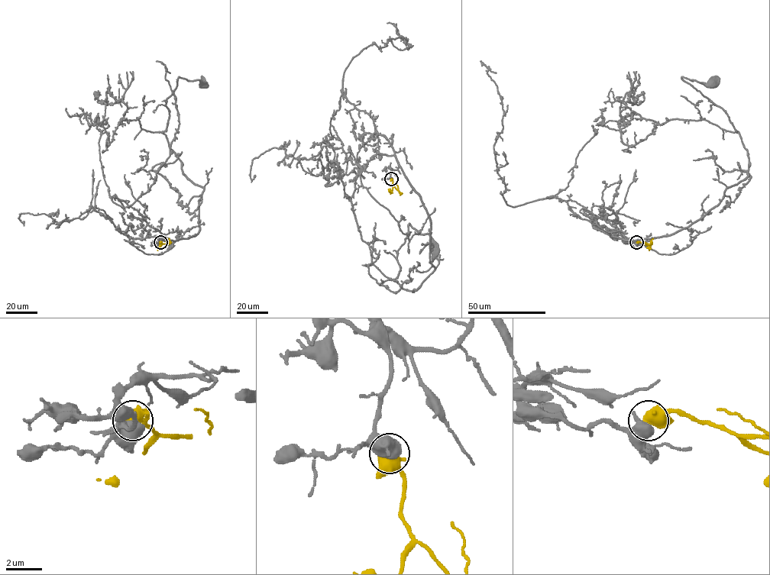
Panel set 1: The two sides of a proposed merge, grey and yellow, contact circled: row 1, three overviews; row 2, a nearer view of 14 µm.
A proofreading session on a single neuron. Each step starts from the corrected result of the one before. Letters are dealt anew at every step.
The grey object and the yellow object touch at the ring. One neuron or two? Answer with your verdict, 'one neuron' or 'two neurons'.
one neuron

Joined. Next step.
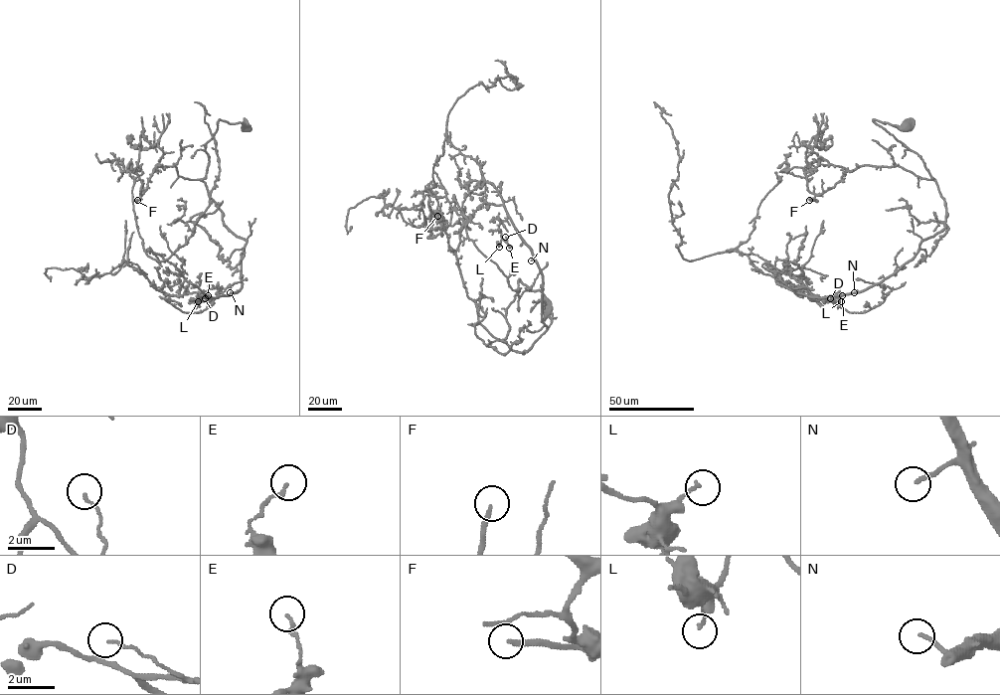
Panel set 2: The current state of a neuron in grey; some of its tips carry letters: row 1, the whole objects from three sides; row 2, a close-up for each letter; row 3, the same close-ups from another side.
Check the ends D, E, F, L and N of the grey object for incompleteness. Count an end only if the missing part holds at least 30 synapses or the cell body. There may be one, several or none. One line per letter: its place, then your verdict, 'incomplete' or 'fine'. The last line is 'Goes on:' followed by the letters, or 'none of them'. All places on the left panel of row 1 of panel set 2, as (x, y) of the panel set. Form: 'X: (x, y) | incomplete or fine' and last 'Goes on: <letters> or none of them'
D: (205, 298) | fine
E: (208, 295) | fine
F: (137, 200) | incomplete
L: (198, 301) | fine
N: (230, 292) | incomplete
Goes on: F, N

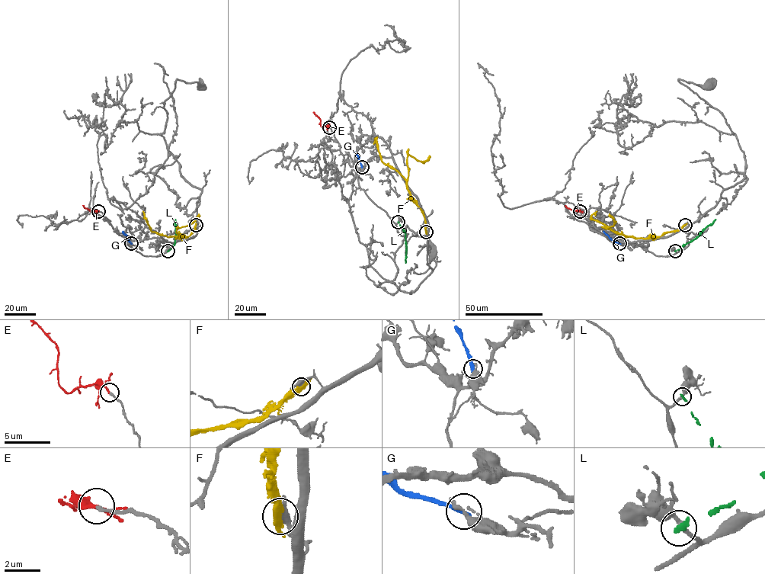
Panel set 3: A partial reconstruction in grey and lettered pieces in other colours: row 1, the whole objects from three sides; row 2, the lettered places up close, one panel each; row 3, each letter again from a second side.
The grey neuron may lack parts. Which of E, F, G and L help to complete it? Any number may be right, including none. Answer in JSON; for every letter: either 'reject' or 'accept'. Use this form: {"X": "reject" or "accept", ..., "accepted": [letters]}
{"E": "accept", "F": "reject", "G": "reject", "L": "reject", "accepted": ["E"]}

